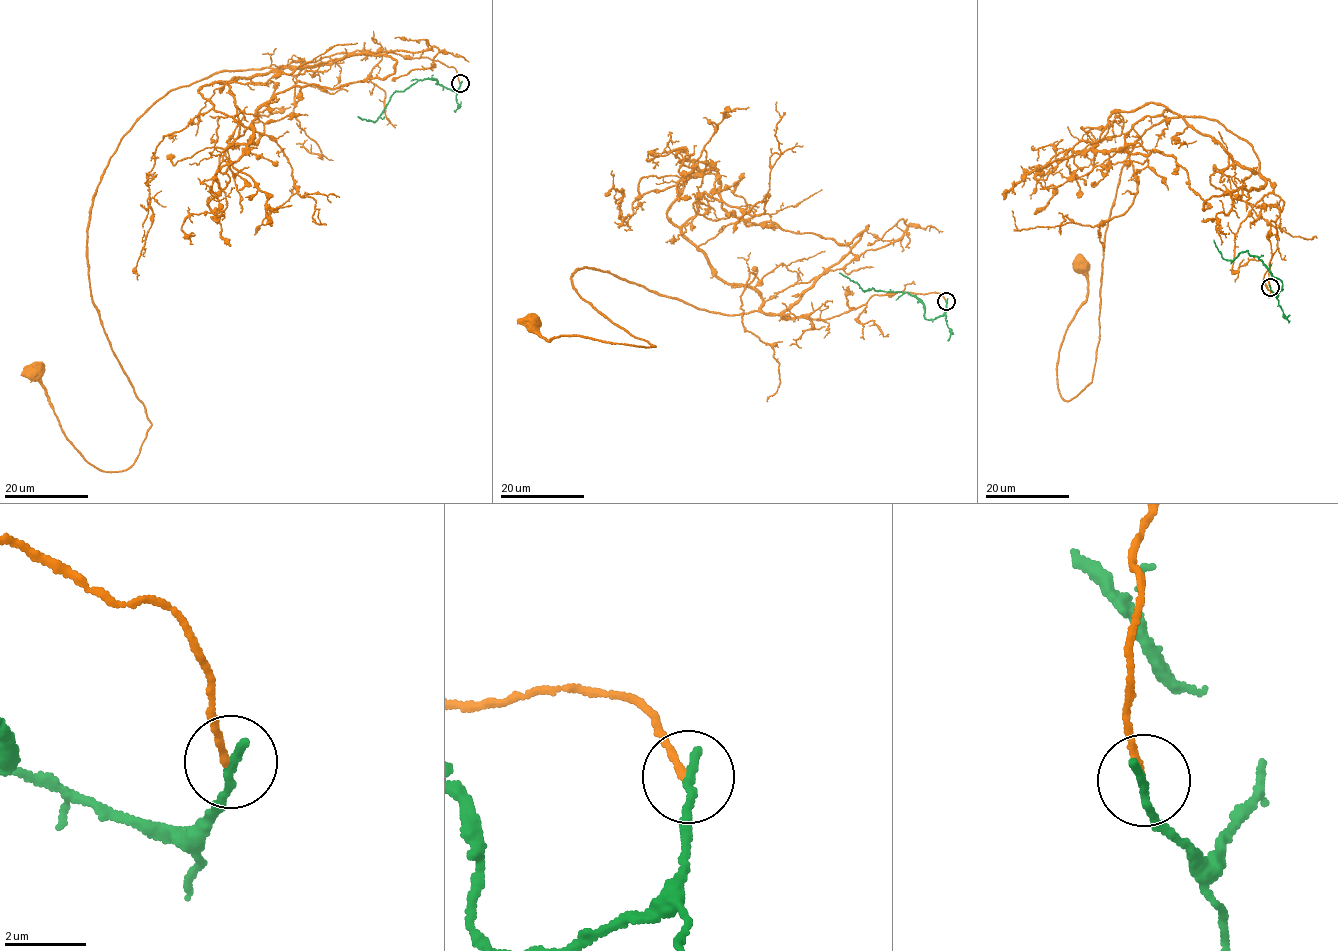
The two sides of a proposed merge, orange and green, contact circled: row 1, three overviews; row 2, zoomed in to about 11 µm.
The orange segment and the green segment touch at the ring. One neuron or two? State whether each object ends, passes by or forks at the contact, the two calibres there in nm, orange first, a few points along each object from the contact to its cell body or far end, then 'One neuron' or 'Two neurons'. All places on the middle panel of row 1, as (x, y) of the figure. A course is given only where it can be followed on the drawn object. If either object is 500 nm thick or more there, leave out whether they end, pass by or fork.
At the ring orange ends. At the ring green ends. Thickness 150 nm (orange) against 240 nm. Course of orange: (946, 302), (725, 315), (589, 267), (570, 276), (577, 295), (655, 345), (548, 341), (534, 319). Course of green: (946, 302), (943, 314), (927, 320), (924, 305), (910, 295), (862, 289), (839, 273). Two neurons

